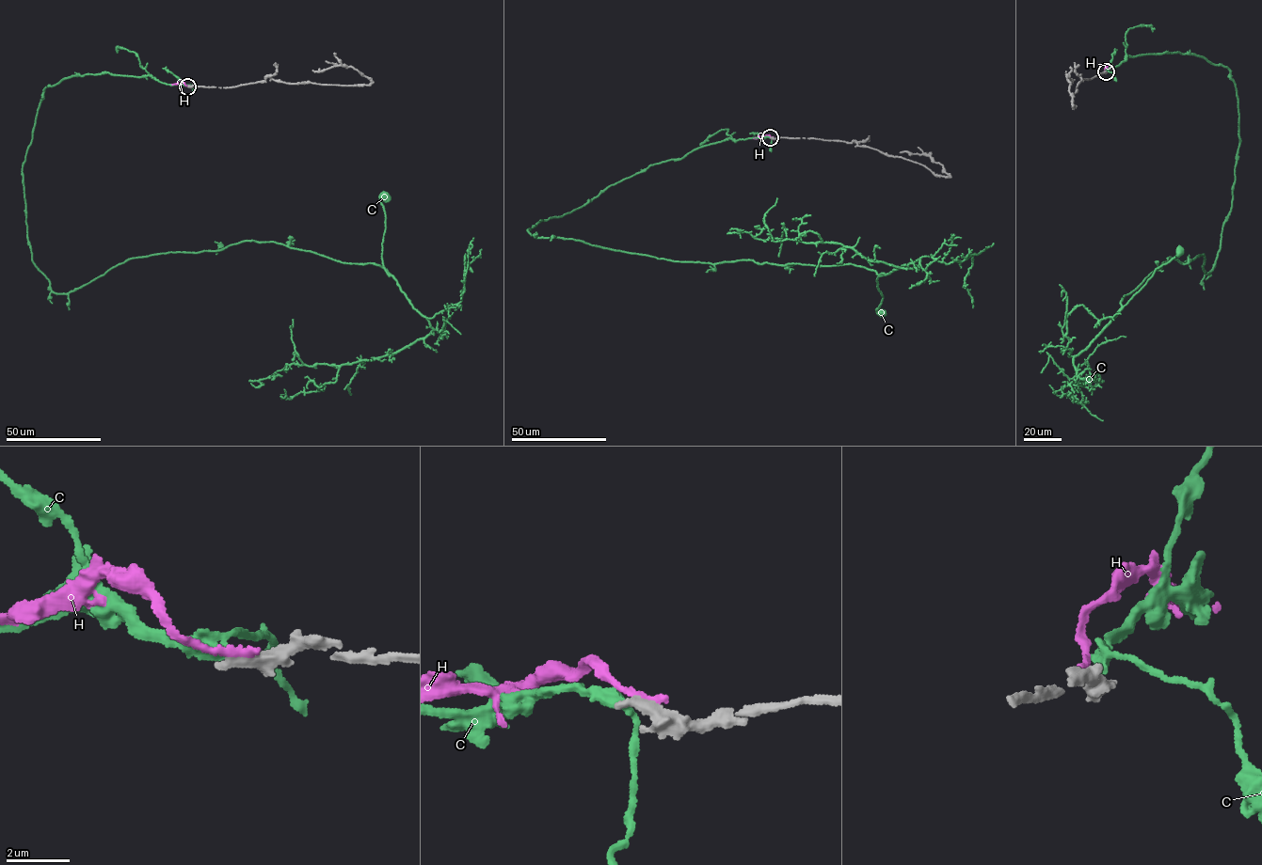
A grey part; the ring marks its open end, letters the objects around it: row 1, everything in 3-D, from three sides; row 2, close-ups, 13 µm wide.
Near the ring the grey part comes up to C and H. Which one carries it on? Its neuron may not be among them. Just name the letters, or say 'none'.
C

